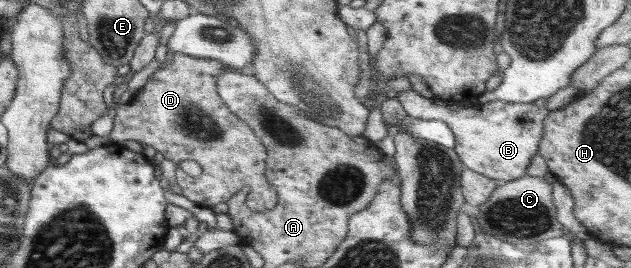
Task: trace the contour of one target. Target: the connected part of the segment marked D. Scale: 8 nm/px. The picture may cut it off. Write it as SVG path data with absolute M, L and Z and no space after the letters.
M174 53L172 61L156 70L129 104L117 105L114 127L108 137L110 143L136 141L153 147L177 165L182 161L200 164L203 170L196 177L179 167L176 171L181 194L200 207L212 208L218 203L226 203L248 187L250 191L245 204L252 211L264 213L278 201L276 190L265 178L267 150L252 128L234 116L218 95L216 81L224 68L228 67L217 59Z

